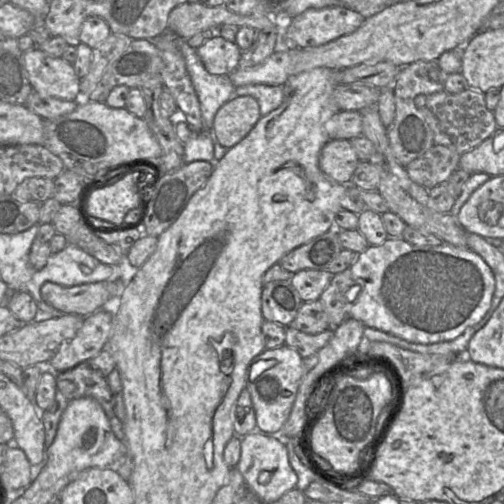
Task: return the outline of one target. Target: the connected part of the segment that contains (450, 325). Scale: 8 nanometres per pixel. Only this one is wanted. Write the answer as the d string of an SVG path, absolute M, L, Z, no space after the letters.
M388 237L381 245L369 245L350 270L360 285L360 295L349 317L420 344L454 340L478 324L490 309L496 288L493 271L479 254L448 243L416 246Z

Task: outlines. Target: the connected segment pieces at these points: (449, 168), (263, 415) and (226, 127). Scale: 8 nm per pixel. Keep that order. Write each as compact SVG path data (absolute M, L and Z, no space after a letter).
M434 144L421 157L405 166L405 170L415 183L430 189L448 181L459 168L460 156L454 149Z
M283 345L265 349L247 367L245 389L251 396L257 428L265 434L278 434L287 421L303 374L303 358L294 349Z
M245 95L231 99L215 115L215 137L229 149L243 140L261 117L259 104L254 97Z

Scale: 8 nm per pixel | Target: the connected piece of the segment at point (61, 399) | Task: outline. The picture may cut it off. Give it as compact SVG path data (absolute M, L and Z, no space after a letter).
M88 362L81 363L72 369L55 374L56 393L54 402L48 409L41 412L41 420L44 426L45 433L45 451L48 450L55 439L61 416L68 406L69 402L82 397L90 397L96 400L101 405L106 416L109 418L112 432L118 440L122 442L125 441L123 423L115 416L114 413L115 397L109 388L107 377L104 377L99 372L93 370Z

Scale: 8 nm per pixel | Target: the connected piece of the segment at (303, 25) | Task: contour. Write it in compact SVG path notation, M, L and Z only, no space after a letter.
M344 5L309 8L292 18L286 36L292 48L316 47L350 34L365 18Z

